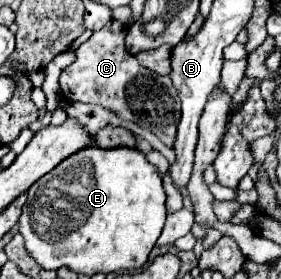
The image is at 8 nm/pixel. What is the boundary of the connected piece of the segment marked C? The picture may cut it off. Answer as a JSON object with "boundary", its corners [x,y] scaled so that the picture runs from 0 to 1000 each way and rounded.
{"boundary":[[[388,72],[352,115],[295,151],[267,179],[267,222],[217,258],[217,344],[238,366],[352,373],[416,423],[473,437],[502,459],[537,466],[587,523],[616,530],[630,480],[630,430],[644,423],[644,366],[601,272],[566,272],[509,244],[480,201],[445,172],[445,86]]]}

